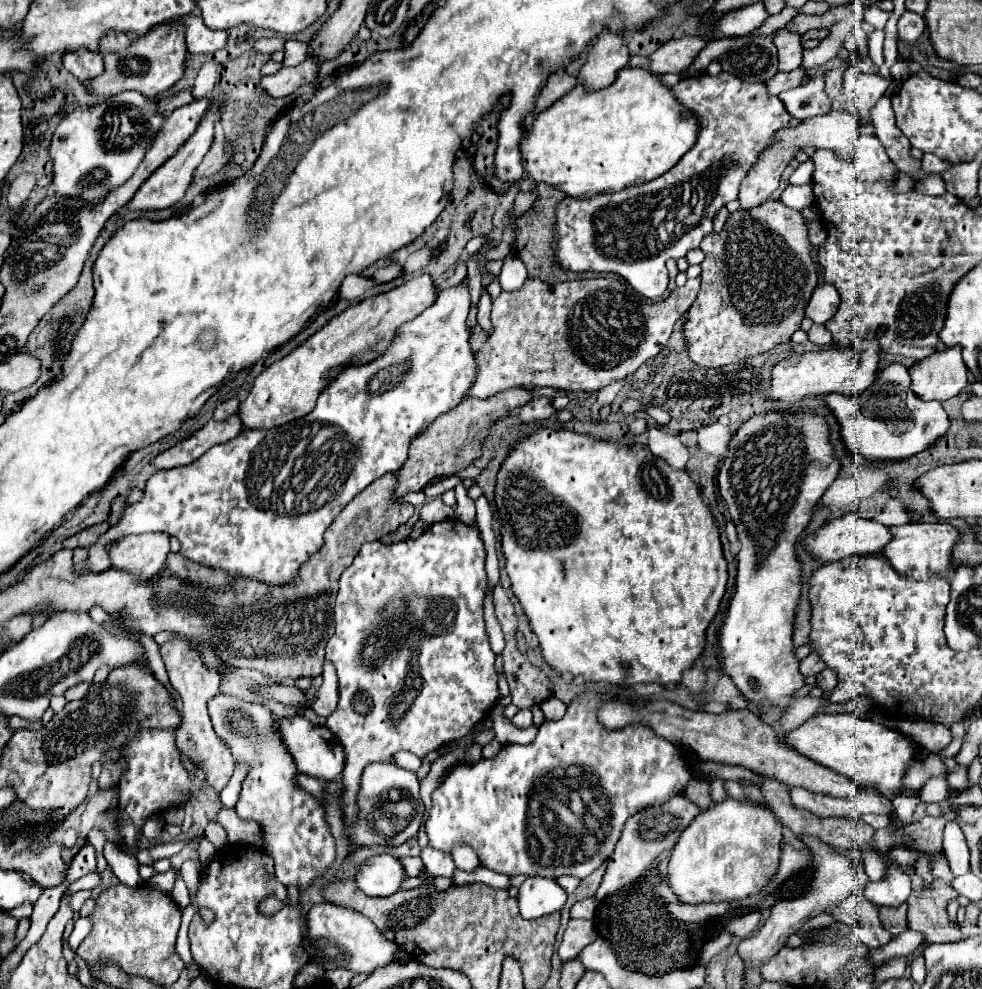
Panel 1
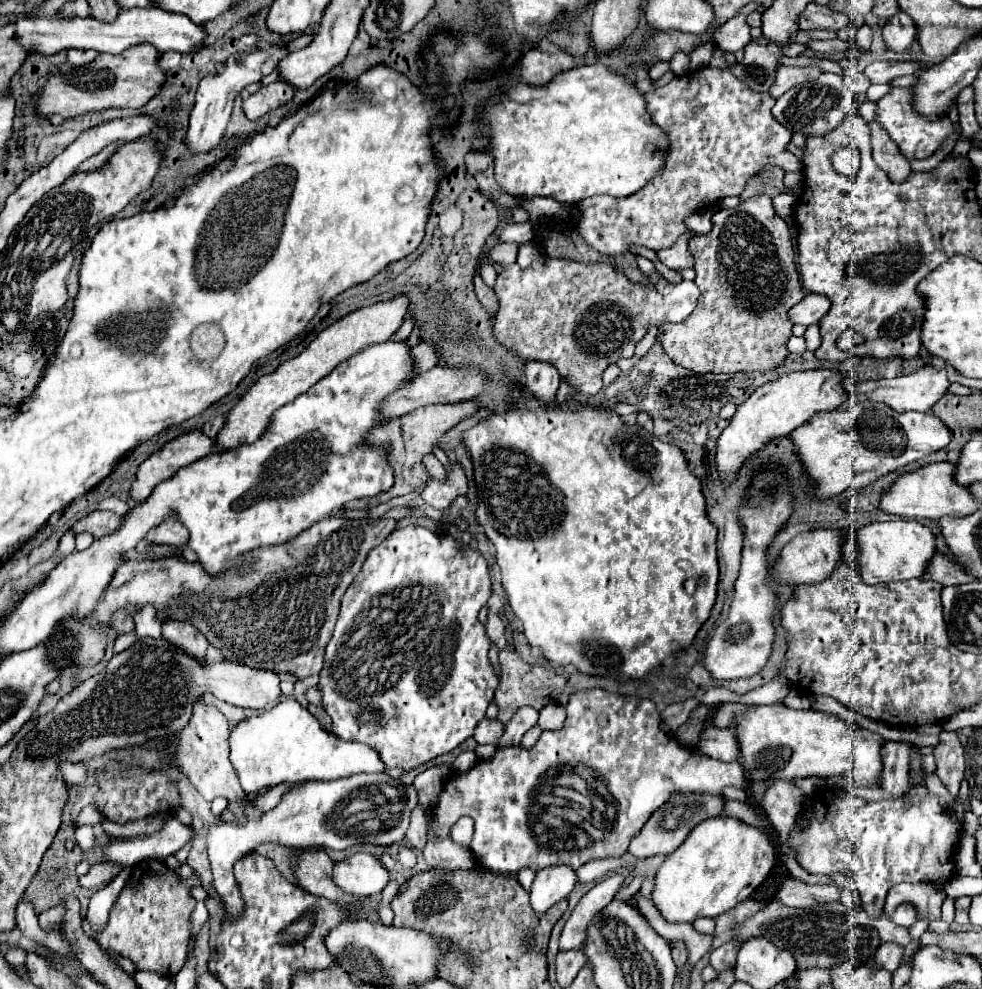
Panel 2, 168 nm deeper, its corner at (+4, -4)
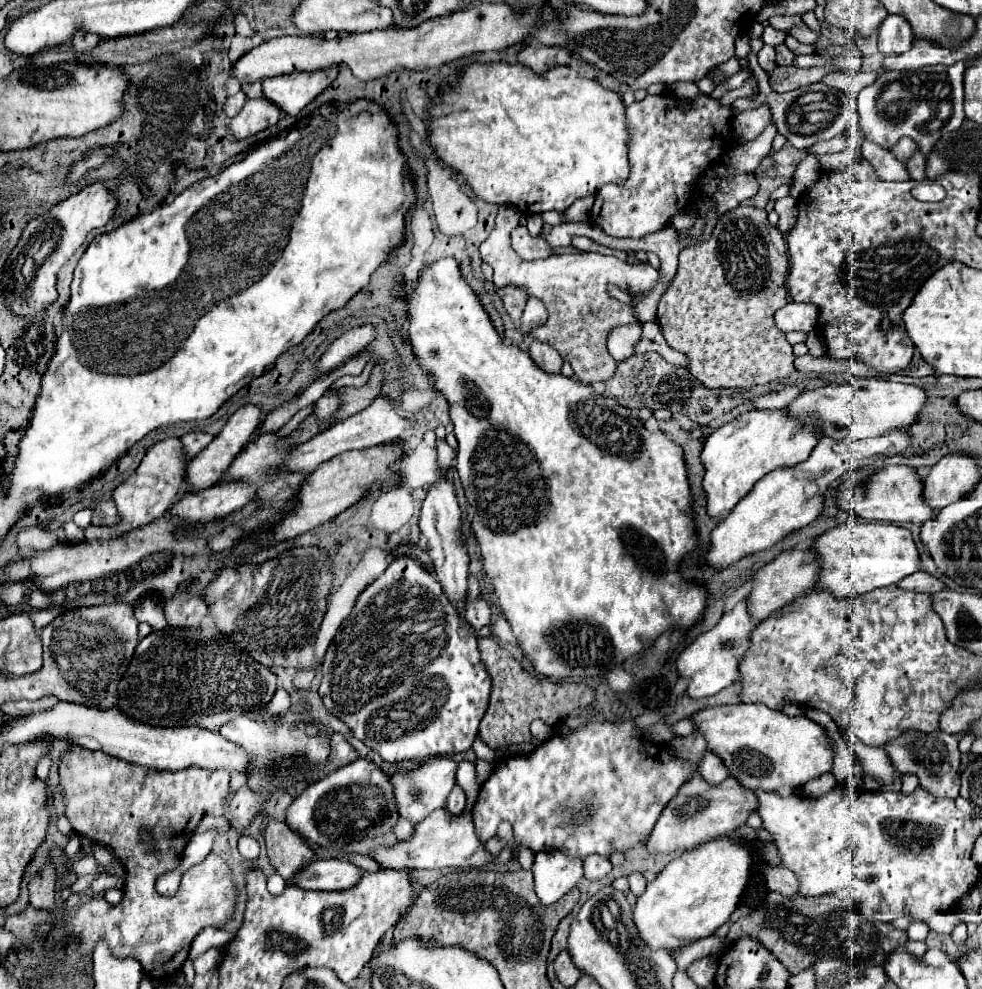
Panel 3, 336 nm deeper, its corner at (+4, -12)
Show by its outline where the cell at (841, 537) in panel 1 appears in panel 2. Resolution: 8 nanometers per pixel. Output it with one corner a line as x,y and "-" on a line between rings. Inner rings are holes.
840,527
836,529
812,529
796,535
780,551
780,559
774,565
774,577
782,583
800,585
800,583
820,583
830,577
832,569
844,559
846,535

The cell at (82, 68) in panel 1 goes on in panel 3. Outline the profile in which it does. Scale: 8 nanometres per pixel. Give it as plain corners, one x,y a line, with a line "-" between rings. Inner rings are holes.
76,33
76,37
72,39
72,51
84,53
88,49
94,49
98,41
100,41
100,37
96,33

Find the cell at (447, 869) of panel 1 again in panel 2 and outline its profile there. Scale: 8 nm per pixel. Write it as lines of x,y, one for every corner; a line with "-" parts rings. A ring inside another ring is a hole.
446,837
440,843
426,843
424,847
424,859
432,869
442,871
456,871
456,869
474,869
476,861
468,847
458,847
452,843
450,837

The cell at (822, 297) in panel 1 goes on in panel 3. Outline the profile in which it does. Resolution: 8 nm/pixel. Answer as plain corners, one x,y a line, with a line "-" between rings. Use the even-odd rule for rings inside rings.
790,301
782,309
778,309
776,315
774,315
776,327
780,331
784,331
784,333
788,333
788,331
810,333
814,329
814,325
816,325
816,319
818,319
816,305
796,303
796,301

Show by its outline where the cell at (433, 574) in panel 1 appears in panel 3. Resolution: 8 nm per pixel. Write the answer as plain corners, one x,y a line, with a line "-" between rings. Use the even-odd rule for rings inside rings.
410,557
396,559
384,575
362,591
350,617
338,629
320,667
322,683
318,695
324,707
344,721
356,739
378,751
388,763
426,761
436,755
466,751
478,735
478,725
488,709
492,687
492,679
480,661
476,641
474,629
466,619
458,617
436,581
436,575
-
406,625
412,625
412,631
400,631

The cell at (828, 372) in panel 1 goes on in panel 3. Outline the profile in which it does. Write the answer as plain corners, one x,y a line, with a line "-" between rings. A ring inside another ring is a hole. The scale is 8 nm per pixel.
782,409
748,411
716,429
704,443
700,461
704,465
702,489
706,493
706,513
720,519
754,487
758,479
774,469
794,467
808,459
818,443
818,429
792,421

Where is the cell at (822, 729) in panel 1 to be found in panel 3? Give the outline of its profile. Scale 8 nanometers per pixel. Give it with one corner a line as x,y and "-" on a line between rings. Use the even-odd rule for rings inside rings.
738,703
738,705
706,707
702,711
692,713
690,719
694,723
694,729
698,729
704,735
708,751
714,751
714,755
718,755
722,763
728,767
730,775
736,777
746,789
776,791
782,785
796,789
804,785
808,779
816,779
832,771
832,759
834,759
832,741
826,735
826,731
808,717
790,717
782,711
768,709
766,705
760,703
750,703
750,705

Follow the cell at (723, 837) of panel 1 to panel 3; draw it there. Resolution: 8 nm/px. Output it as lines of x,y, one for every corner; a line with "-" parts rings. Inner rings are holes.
712,839
696,849
684,851
656,875
656,879
650,881
646,891
638,897
634,923
640,939
654,951
676,951
702,937
710,937
738,907
752,863
752,851
728,839

